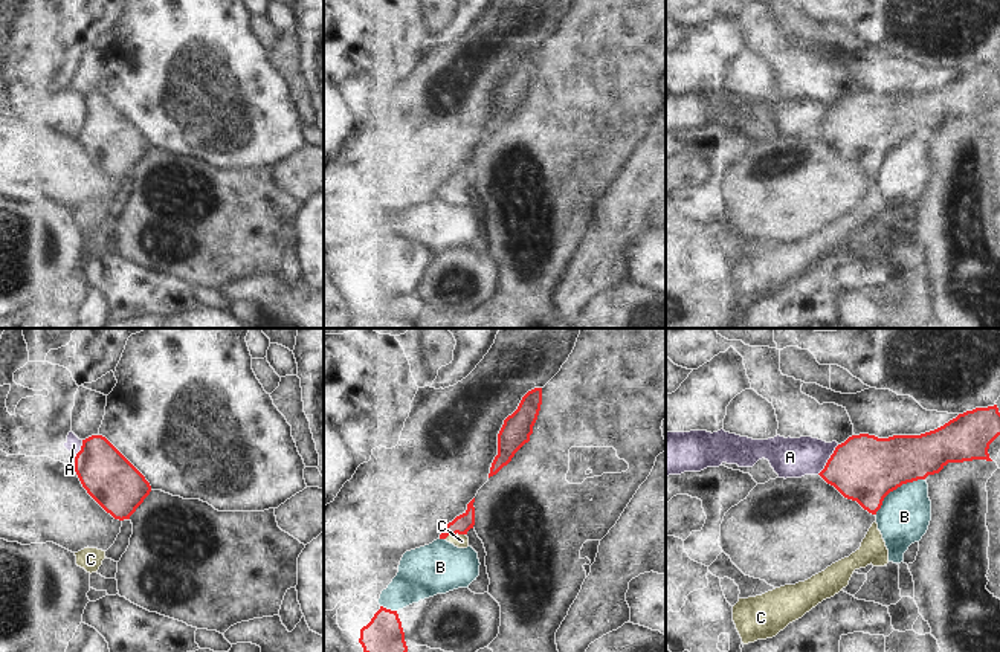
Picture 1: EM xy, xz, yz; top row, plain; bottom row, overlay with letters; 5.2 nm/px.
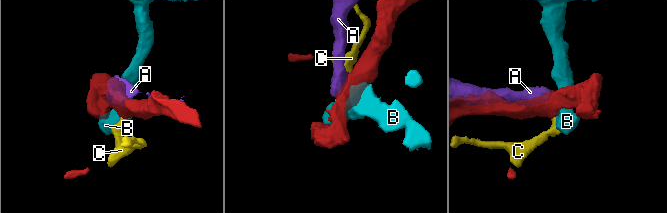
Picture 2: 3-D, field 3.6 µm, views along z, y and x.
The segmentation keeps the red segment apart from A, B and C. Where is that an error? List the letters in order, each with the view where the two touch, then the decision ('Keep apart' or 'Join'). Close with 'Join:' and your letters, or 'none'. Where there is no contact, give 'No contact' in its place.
A: Touches red in yz. Keep apart
B: Touches red in yz. Keep apart
C: Touches red in xz. Join
Join: C

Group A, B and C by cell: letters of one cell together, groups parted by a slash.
A / B / C

